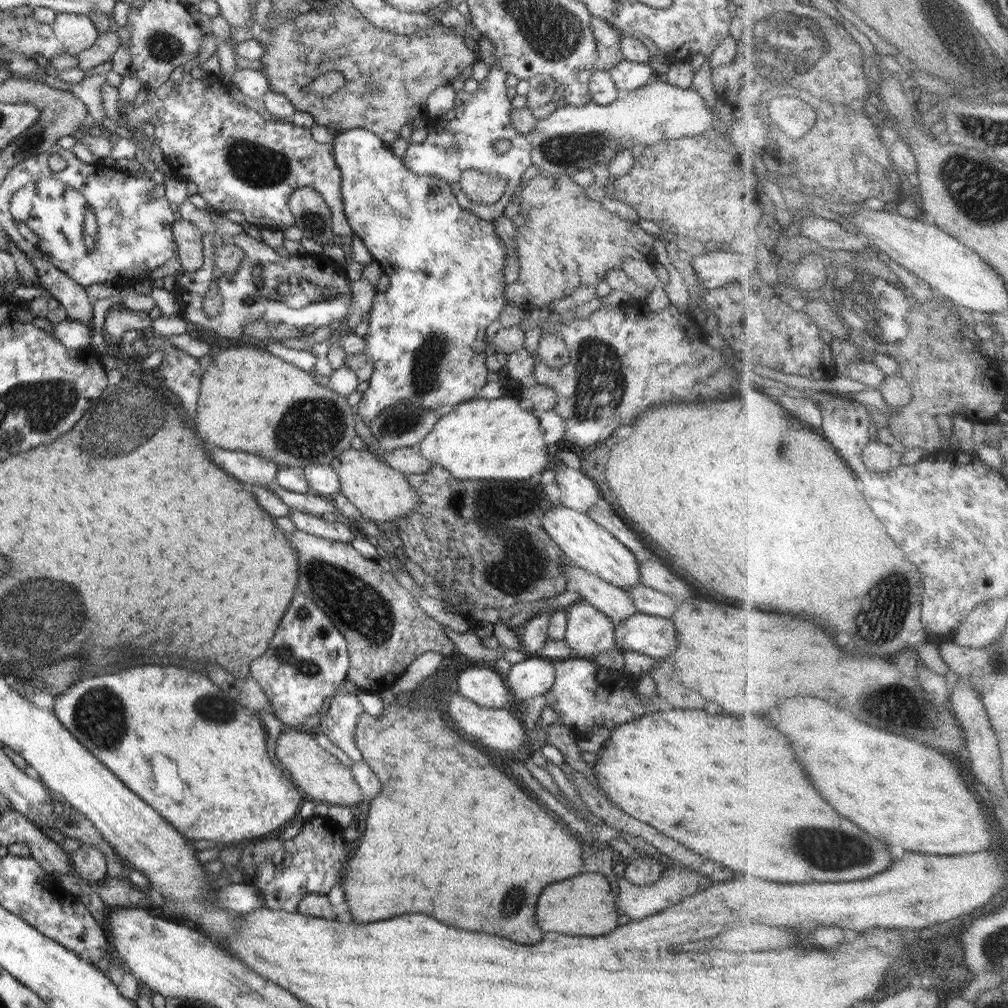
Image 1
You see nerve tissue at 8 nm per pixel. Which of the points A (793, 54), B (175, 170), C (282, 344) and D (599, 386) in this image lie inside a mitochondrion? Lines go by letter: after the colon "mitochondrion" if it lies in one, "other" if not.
A: mitochondrion
B: other
C: other
D: mitochondrion

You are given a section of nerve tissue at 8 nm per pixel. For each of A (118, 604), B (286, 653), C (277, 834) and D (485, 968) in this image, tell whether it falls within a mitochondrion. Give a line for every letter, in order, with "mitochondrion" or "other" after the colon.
A: other
B: mitochondrion
C: other
D: other

